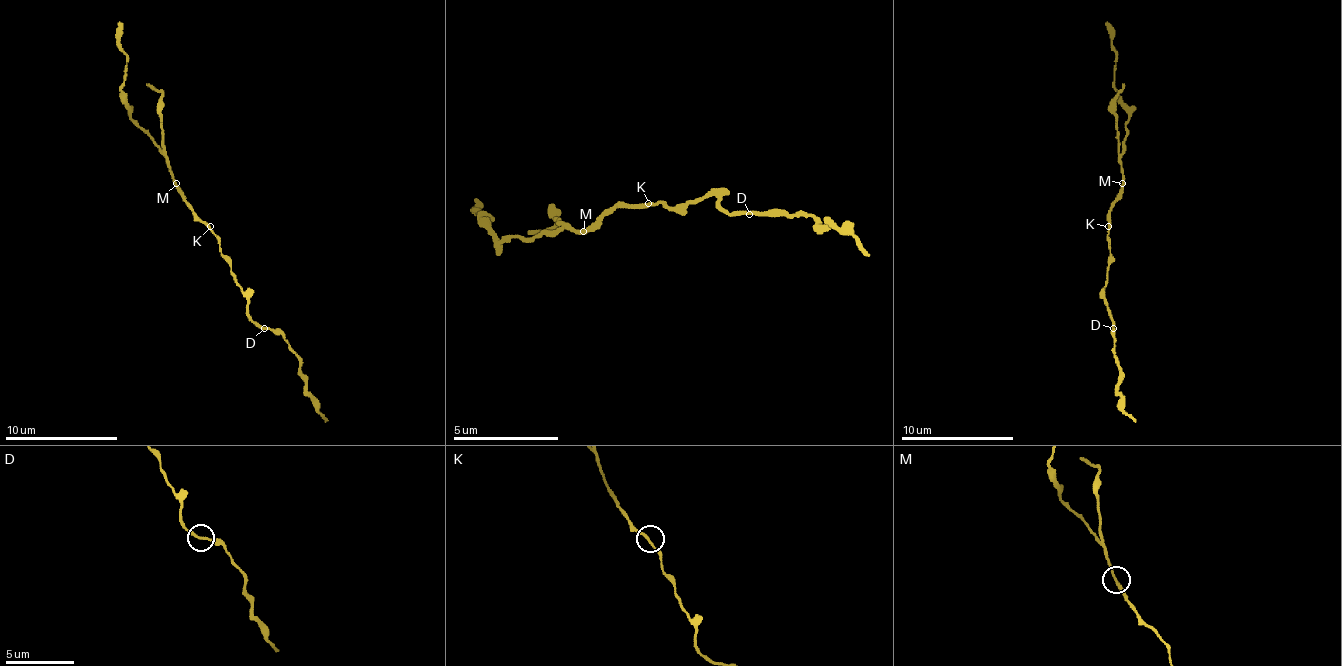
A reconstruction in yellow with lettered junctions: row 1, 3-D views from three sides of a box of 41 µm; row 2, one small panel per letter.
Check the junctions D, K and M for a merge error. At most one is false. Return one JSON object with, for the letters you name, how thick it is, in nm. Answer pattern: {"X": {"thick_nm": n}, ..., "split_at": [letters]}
{"M": {"thick_nm": 190}, "split_at": ["M"]}

